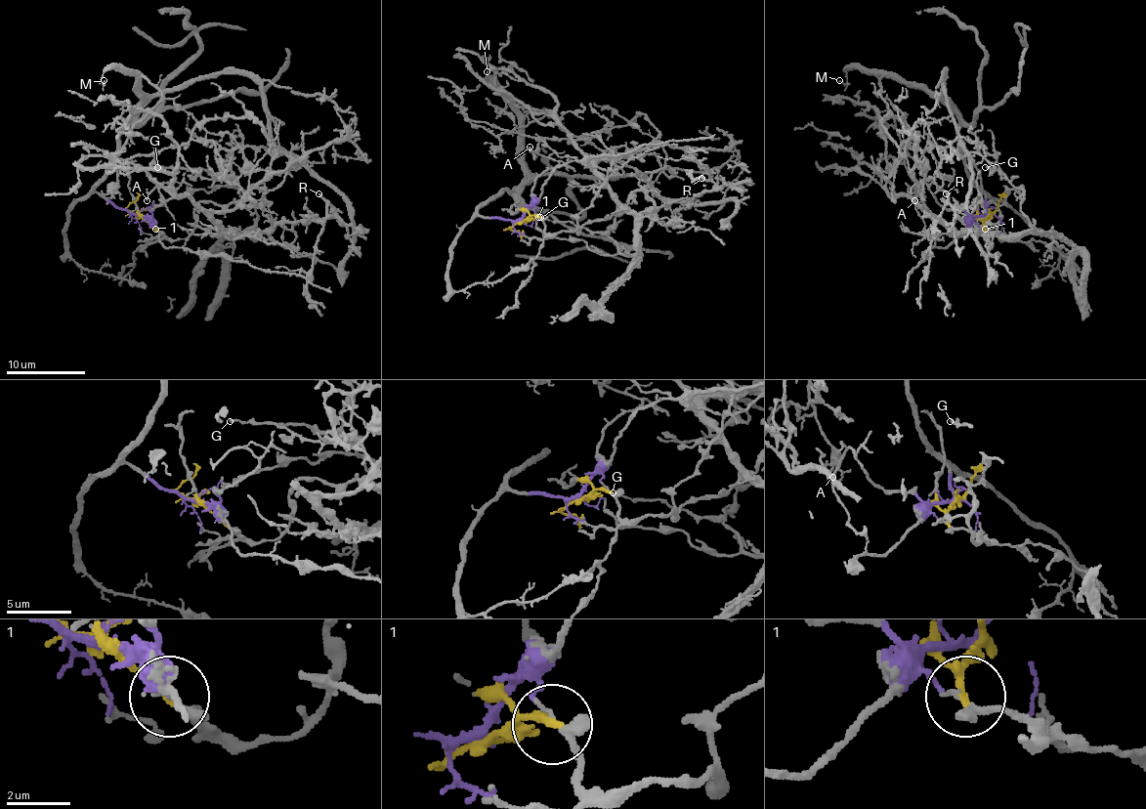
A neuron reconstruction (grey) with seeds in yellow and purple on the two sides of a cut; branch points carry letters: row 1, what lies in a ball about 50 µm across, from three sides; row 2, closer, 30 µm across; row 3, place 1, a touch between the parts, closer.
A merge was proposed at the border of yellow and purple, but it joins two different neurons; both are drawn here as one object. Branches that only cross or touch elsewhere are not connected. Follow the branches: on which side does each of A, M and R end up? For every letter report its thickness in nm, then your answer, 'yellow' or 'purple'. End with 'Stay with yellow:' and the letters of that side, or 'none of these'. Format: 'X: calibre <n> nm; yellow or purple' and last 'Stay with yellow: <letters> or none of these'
A: calibre 130 nm; purple
M: calibre 110 nm; purple
R: calibre 200 nm; yellow
Stay with yellow: R

